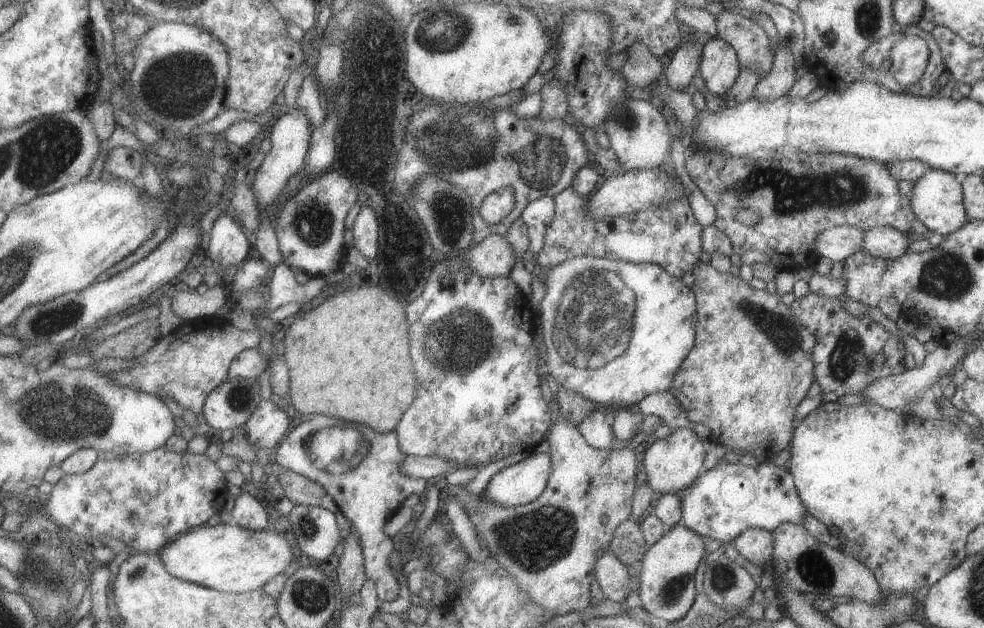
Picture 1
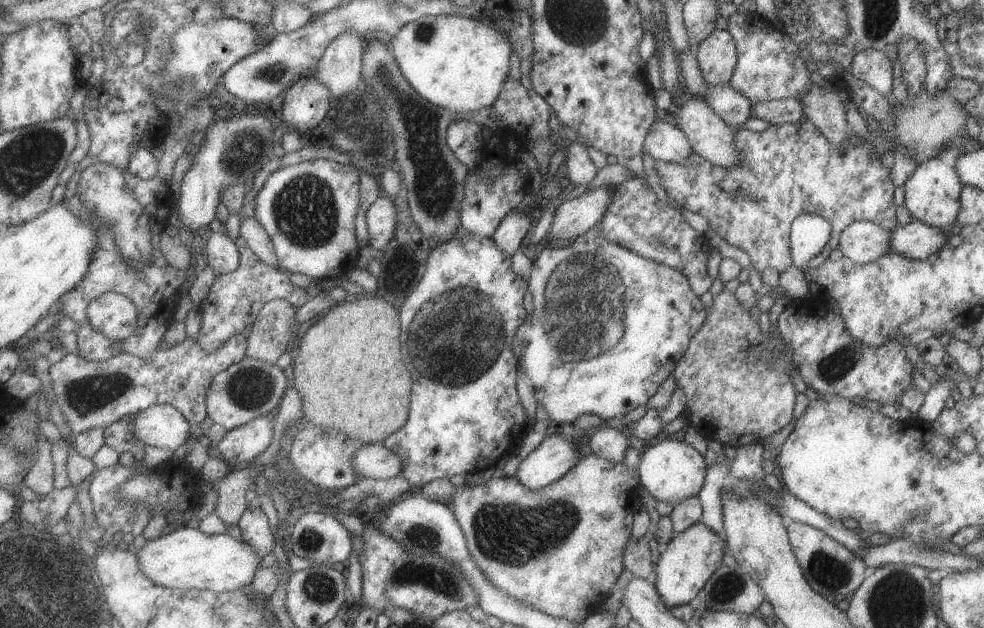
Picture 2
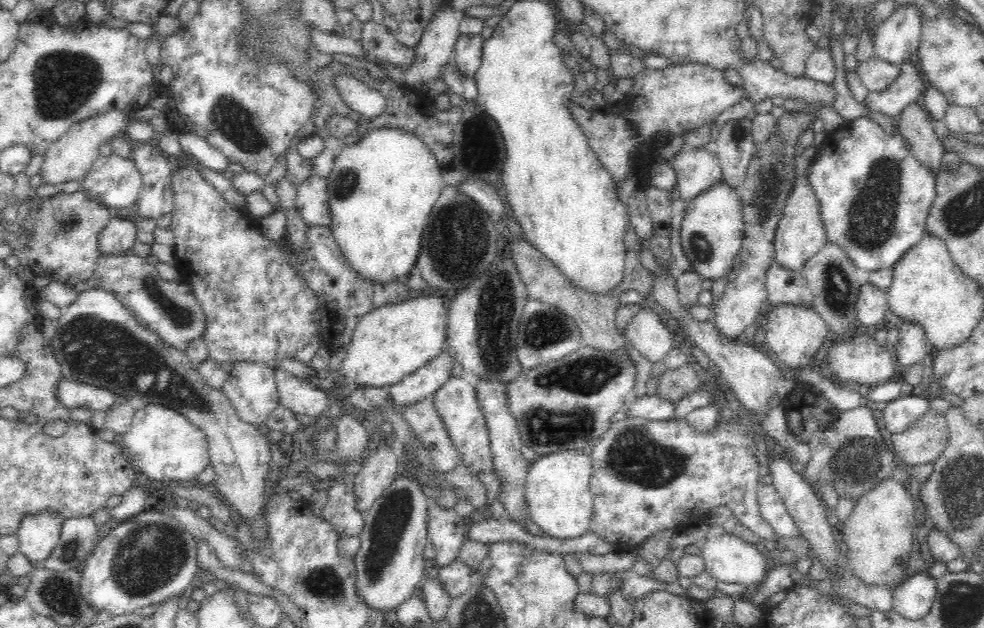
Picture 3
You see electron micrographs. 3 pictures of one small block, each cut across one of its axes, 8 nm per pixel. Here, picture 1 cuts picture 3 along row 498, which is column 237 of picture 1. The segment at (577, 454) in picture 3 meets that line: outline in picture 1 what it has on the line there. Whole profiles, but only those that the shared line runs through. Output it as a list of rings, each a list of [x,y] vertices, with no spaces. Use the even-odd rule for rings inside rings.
[[[233,522],[194,528],[158,553],[174,577],[235,594],[264,588],[275,576],[295,568],[295,556],[283,533],[252,531]]]

